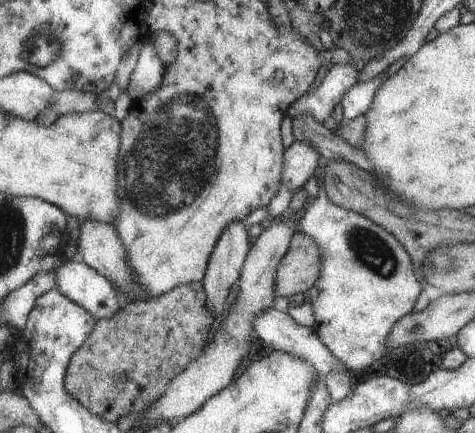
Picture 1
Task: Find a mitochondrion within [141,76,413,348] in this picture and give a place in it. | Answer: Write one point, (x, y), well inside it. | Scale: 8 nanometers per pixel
(370, 251)

